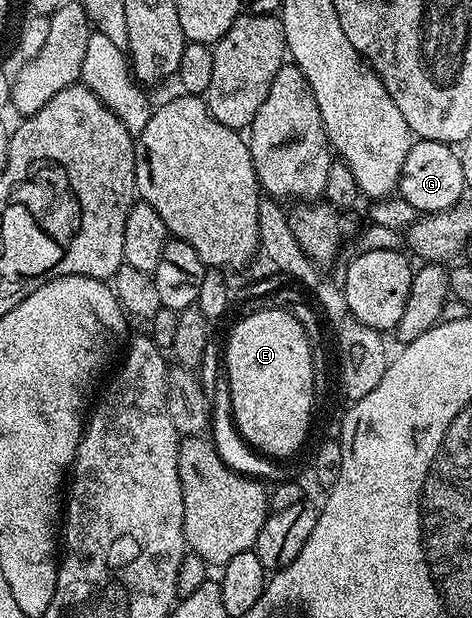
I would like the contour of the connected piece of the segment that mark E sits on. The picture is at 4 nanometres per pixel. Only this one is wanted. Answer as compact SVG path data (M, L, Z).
M261 309L245 314L232 327L228 344L224 347L224 370L229 383L232 420L241 437L253 449L267 457L292 455L304 443L308 426L312 423L315 401L315 369L312 361L314 349L298 321L285 311Z

